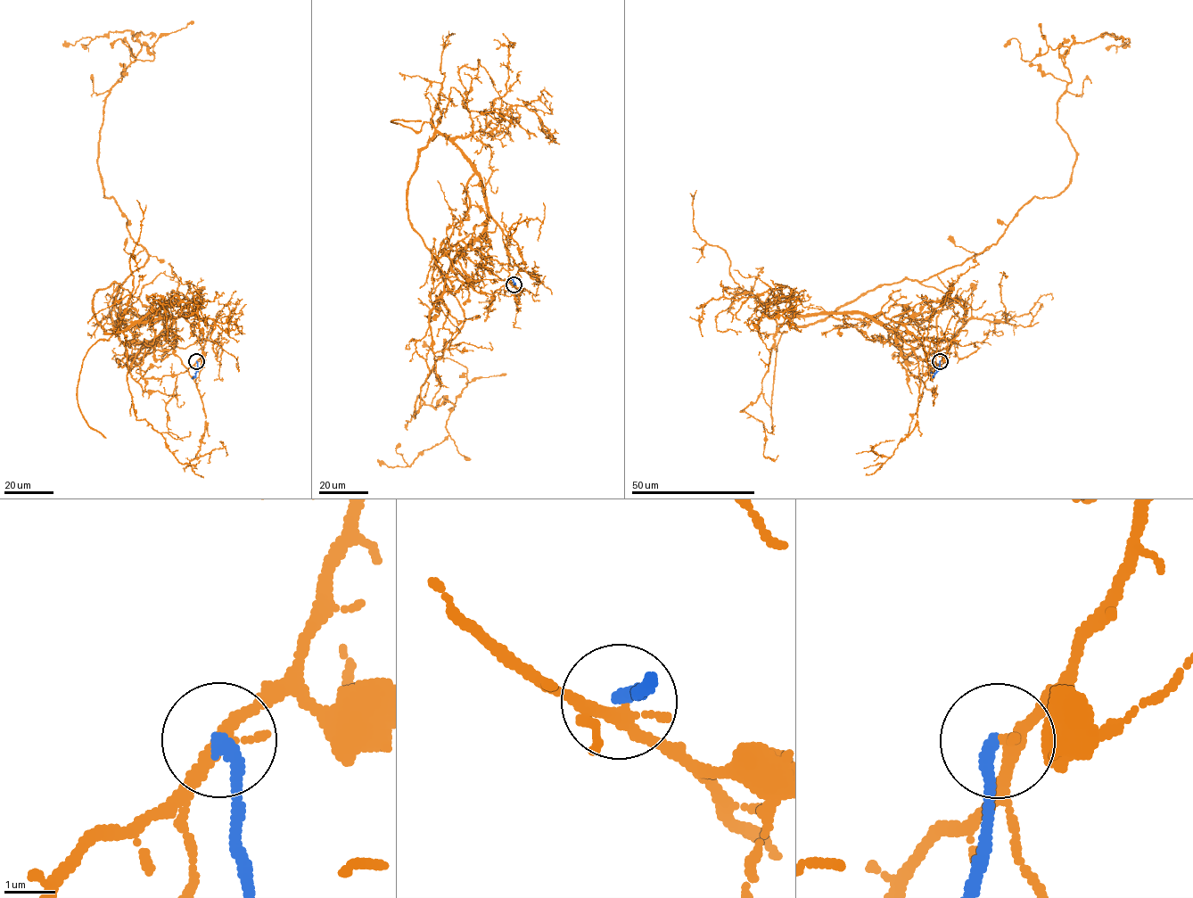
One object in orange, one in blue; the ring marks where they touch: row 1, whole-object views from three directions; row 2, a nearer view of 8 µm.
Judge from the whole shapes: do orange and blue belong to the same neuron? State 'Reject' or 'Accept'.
Reject

